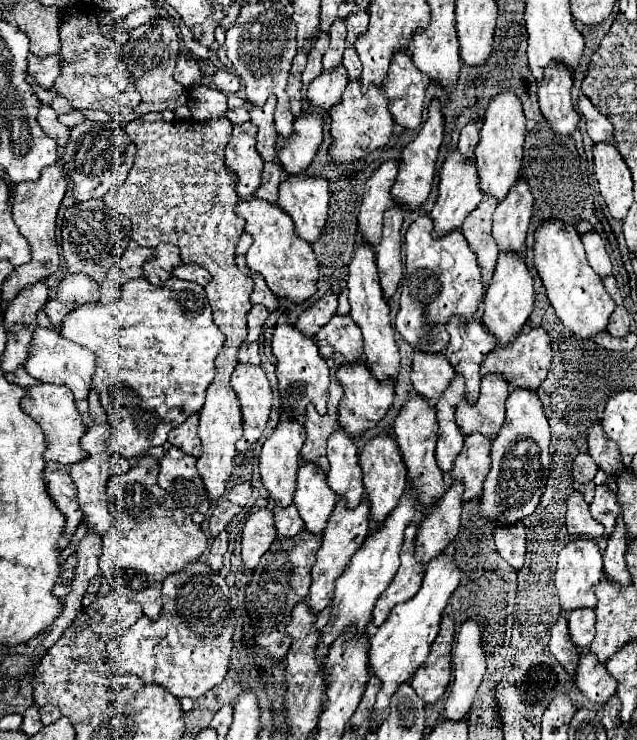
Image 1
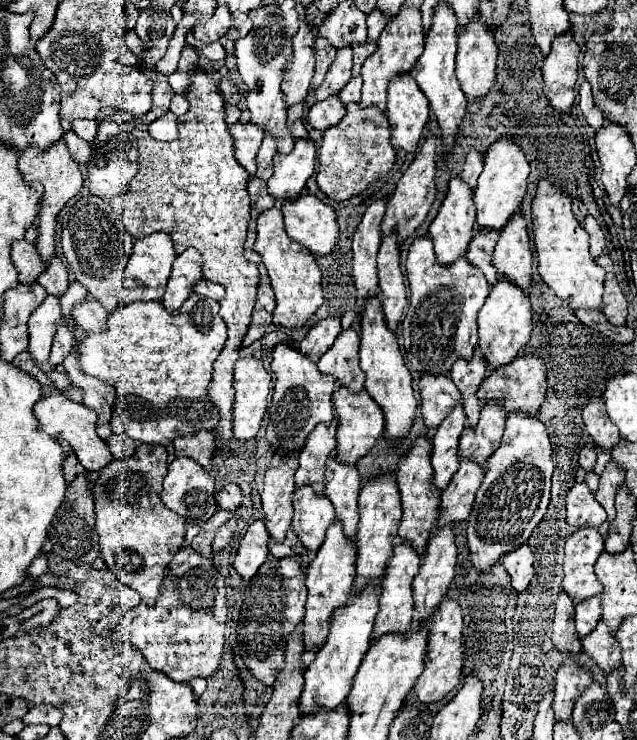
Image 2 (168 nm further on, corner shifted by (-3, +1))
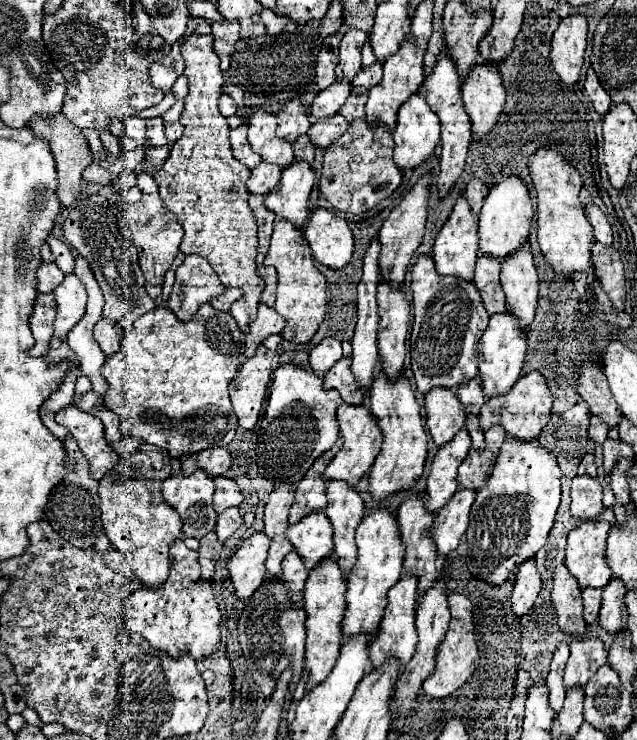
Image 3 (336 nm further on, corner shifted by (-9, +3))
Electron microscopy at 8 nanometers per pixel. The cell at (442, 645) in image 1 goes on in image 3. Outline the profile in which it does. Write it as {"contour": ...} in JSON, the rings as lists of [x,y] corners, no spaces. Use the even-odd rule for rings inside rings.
{"contour":[[[451,592],[451,594],[447,594],[447,602],[449,602],[449,610],[451,610],[449,630],[447,630],[445,640],[439,644],[435,672],[423,682],[425,694],[429,694],[429,696],[433,696],[433,698],[449,696],[449,694],[455,692],[459,686],[463,686],[465,680],[475,672],[477,660],[479,660],[479,650],[477,650],[475,634],[473,634],[473,608],[471,608],[469,598],[463,596],[463,594]]]}

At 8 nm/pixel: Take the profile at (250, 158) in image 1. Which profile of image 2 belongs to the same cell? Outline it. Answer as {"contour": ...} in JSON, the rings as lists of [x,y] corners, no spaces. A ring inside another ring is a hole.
{"contour":[[[235,122],[235,124],[229,126],[229,132],[235,138],[235,158],[237,158],[237,162],[249,172],[249,178],[253,178],[255,172],[257,172],[257,162],[255,162],[257,150],[259,150],[261,140],[263,140],[261,126],[253,124],[253,122],[247,122],[247,124]]]}

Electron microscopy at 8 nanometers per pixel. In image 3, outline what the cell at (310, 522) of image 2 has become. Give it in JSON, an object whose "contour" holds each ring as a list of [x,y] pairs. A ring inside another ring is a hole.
{"contour":[[[313,512],[295,526],[289,526],[285,538],[293,544],[295,552],[309,572],[333,554],[331,522],[327,520],[327,516],[323,516],[323,512]]]}

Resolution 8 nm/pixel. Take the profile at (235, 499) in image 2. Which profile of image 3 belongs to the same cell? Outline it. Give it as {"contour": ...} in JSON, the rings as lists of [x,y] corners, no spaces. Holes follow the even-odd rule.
{"contour":[[[217,476],[215,478],[215,496],[213,496],[213,508],[217,514],[221,514],[223,510],[231,508],[231,506],[239,506],[243,500],[243,494],[239,492],[235,480],[225,478],[225,476]]]}

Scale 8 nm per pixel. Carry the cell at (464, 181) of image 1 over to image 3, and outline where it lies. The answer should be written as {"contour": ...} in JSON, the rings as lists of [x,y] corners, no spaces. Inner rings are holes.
{"contour":[[[459,196],[449,220],[437,234],[431,258],[433,258],[435,268],[441,276],[459,276],[463,280],[473,282],[475,260],[477,260],[477,216],[471,212],[465,196]]]}

